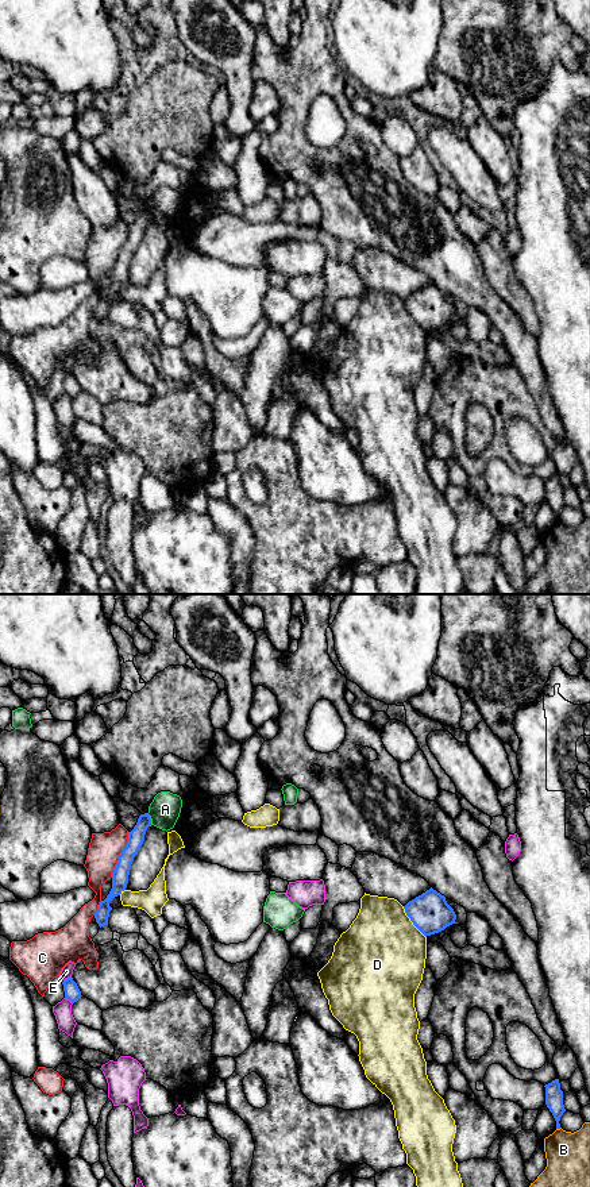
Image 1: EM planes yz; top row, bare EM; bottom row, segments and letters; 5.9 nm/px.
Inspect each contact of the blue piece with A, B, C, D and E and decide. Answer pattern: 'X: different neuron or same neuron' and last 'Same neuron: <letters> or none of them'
A: different neuron
B: different neuron
C: different neuron
D: different neuron
E: different neuron
Same neuron: none of them

